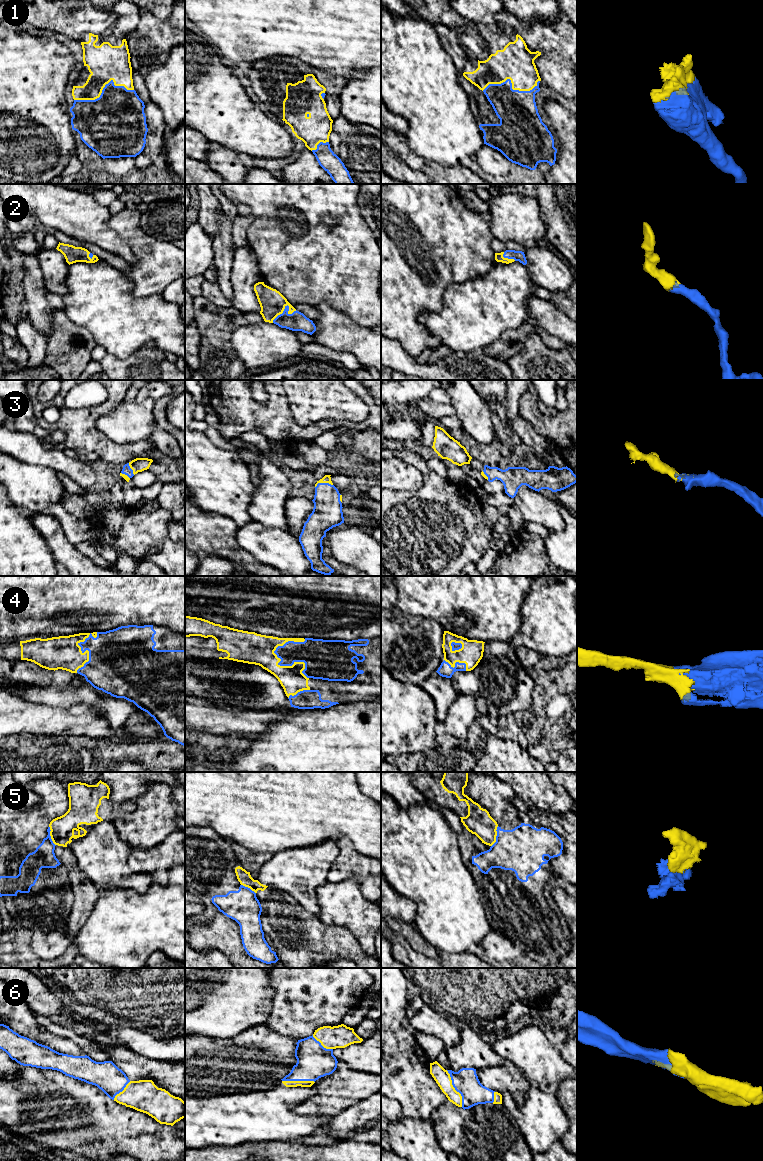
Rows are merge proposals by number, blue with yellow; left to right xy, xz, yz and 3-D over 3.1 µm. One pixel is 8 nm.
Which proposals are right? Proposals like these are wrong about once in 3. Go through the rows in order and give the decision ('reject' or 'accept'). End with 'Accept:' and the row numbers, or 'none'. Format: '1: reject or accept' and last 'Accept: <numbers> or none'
1: accept
2: accept
3: accept
4: accept
5: reject
6: accept
Accept: 1, 2, 3, 4, 6

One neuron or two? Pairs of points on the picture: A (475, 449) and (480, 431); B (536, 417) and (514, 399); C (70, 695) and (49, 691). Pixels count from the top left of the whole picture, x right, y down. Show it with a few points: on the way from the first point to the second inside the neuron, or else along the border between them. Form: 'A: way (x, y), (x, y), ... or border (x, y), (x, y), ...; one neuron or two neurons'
A: border (466, 433), (480, 443), (491, 443), (497, 437); two neurons
B: border (528, 390), (520, 398), (518, 413); two neurons
C: way (65, 695), (54, 695); one neuron

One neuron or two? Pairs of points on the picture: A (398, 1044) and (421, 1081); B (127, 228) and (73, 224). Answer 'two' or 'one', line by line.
A: one
B: two

